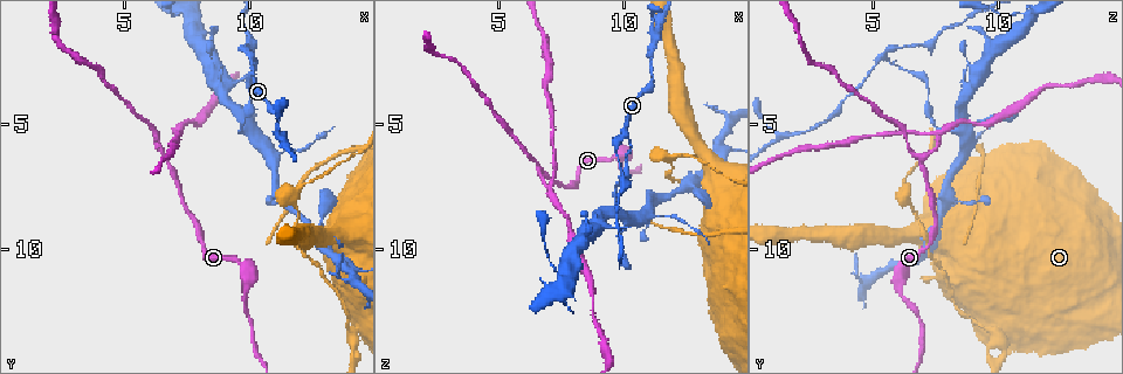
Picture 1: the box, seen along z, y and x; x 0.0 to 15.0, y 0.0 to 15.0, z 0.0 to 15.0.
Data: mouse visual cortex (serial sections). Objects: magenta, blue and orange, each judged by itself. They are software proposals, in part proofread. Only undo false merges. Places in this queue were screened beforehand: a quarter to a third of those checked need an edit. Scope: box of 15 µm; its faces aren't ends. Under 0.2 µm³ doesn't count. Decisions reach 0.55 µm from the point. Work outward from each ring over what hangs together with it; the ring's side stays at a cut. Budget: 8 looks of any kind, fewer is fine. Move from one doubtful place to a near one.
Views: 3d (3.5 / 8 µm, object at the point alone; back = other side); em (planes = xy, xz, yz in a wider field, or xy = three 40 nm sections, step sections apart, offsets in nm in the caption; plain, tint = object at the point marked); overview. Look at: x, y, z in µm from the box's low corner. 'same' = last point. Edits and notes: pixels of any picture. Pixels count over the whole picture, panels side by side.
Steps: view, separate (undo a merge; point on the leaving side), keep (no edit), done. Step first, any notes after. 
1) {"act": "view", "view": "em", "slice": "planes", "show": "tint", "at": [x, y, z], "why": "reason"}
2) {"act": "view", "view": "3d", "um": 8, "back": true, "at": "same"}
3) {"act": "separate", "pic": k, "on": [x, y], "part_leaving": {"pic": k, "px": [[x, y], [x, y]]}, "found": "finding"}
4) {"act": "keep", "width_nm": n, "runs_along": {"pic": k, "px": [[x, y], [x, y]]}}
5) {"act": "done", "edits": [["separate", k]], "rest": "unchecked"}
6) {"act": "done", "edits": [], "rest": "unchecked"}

{"act": "view", "view": "3d", "um": 3.5, "at": [7.0, 5.5, 7.6], "why": "abrupt turn"}

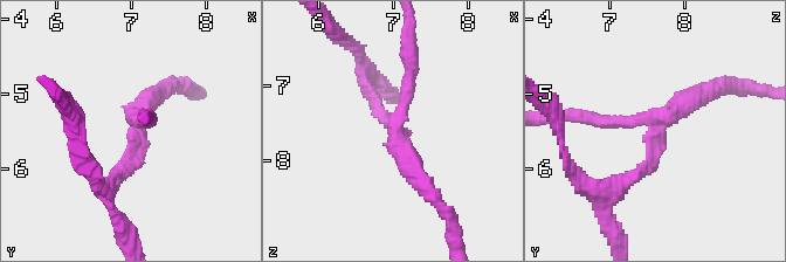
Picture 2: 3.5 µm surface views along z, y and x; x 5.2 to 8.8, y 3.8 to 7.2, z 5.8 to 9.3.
{"act": "view", "view": "em", "slice": "xy", "step": 5, "show": "tint", "at": [7.10, 5.40, 7.65], "why": "now the EM"}

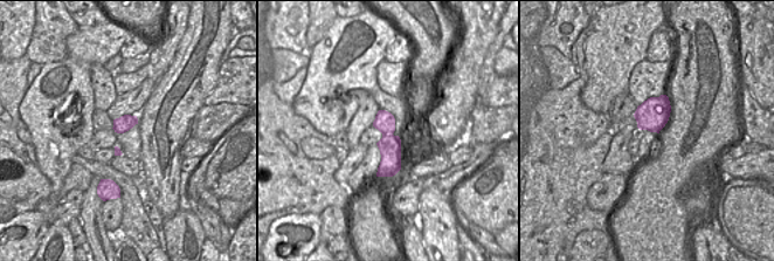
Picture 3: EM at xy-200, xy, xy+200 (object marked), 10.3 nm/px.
{"act": "keep", "width_nm": 240, "runs_along": {"pic": 2, "px": [[626, 184], [653, 159], [664, 116], [716, 87]]}, "found": "one cell here"}

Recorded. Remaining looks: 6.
{"act": "view", "view": "3d", "um": 8, "at": [10.2, 2.3, 5.5], "why": "three arms meet"}

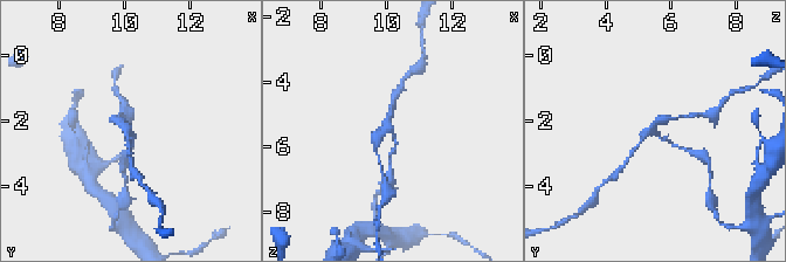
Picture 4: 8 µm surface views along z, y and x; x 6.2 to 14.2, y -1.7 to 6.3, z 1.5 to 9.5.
{"act": "view", "view": "3d", "um": 3.5, "at": [10.2, 2.3, 5.4]}

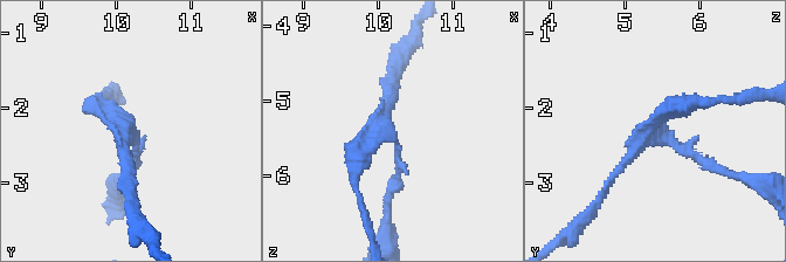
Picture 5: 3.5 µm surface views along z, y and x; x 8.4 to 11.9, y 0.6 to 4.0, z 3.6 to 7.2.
{"act": "view", "view": "em", "slice": "xy", "step": 5, "show": "tint", "at": [10.20, 2.25, 5.35], "arms": 3, "arm_widths_nm": [100, 150, 250], "why": "shape alone is not enough"}

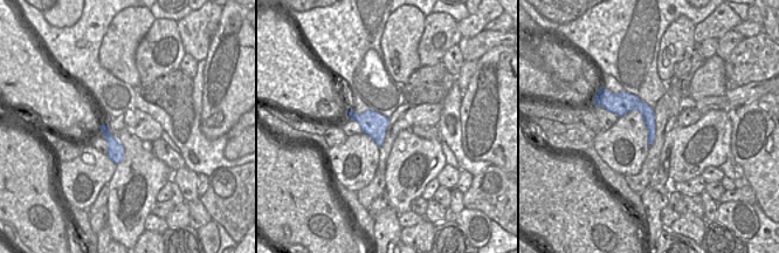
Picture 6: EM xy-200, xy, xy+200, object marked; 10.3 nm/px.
{"act": "keep", "found": "all the same cell"}

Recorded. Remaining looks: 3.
{"act": "view", "view": "3d", "um": 3.5, "at": [10.0, 3.9, 7.2], "why": "thin neck"}

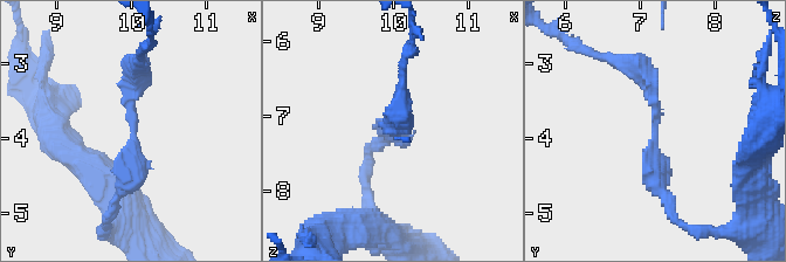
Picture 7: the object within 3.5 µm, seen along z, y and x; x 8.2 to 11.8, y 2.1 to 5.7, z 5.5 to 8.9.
{"act": "view", "view": "em", "slice": "xy", "step": 3, "show": "tint", "at": [10.10, 3.95, 7.20], "why": "shape alone is not enough"}

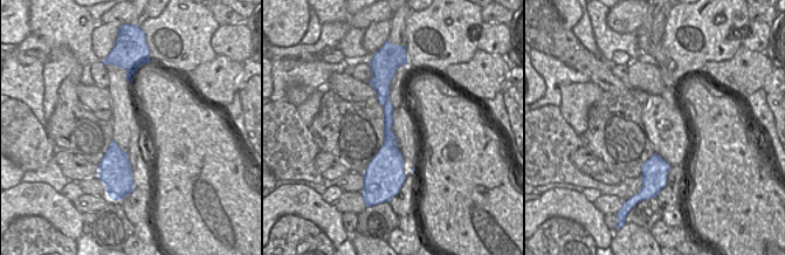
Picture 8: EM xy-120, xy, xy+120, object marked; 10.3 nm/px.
{"act": "view", "view": "em", "slice": "planes", "show": "tint", "at": "same"}

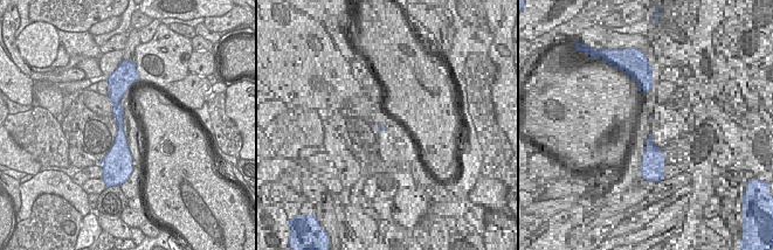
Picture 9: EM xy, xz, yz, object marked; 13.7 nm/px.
{"act": "separate", "pic": 7, "on": [652, 147], "part_leaving": {"pic": 7, "px": [[656, 107], [653, 160], [668, 200]]}, "found": "a second cell is stuck on"}

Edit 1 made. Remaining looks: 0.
{"act": "done", "edits": [["separate", 7]], "rest": "unchecked"}

